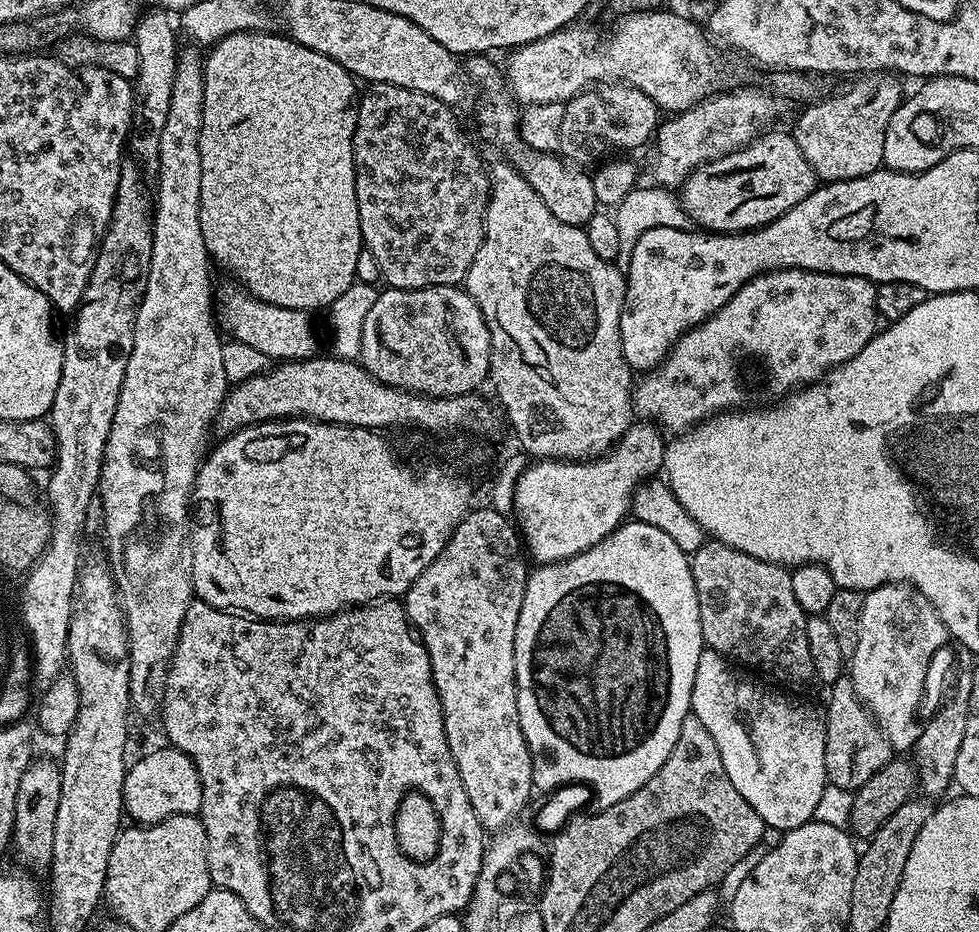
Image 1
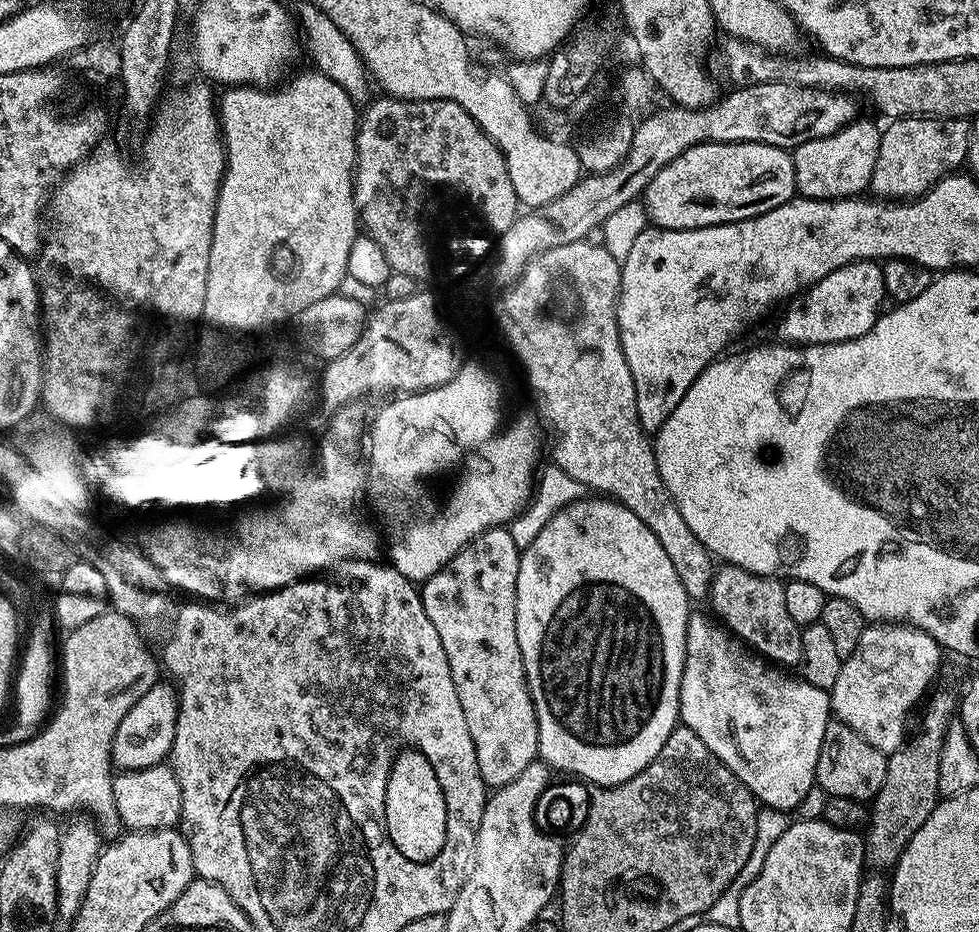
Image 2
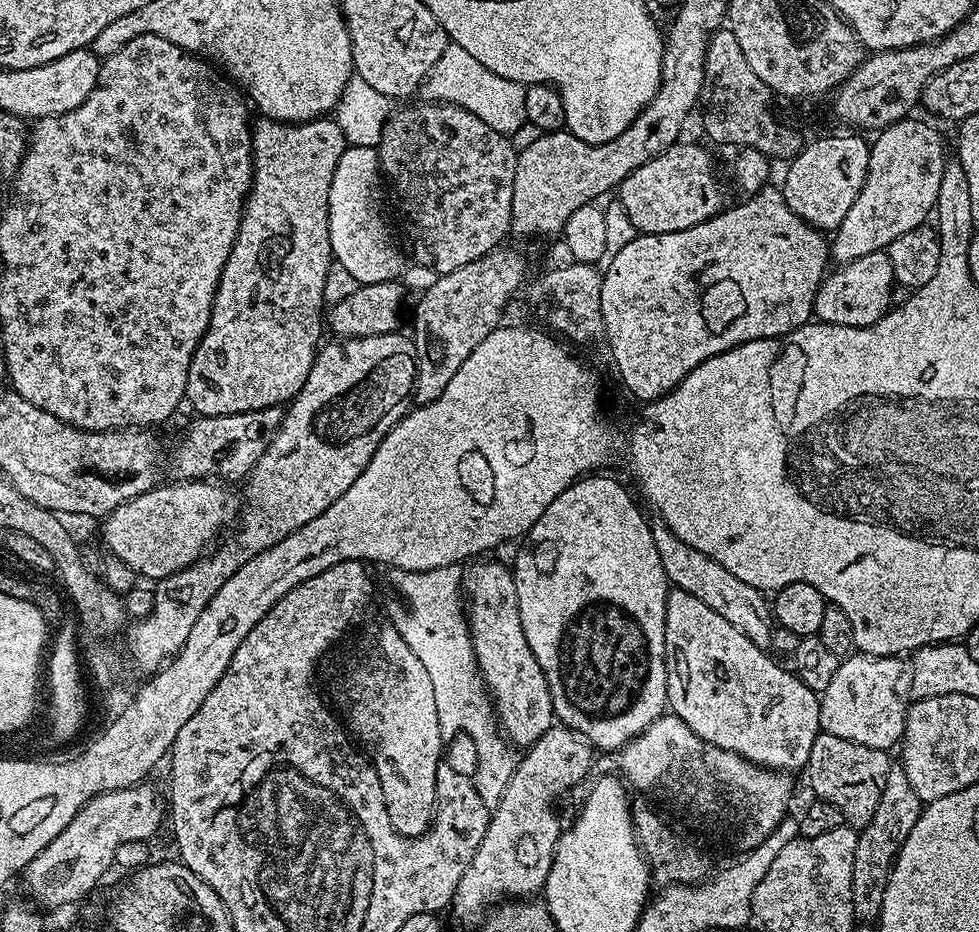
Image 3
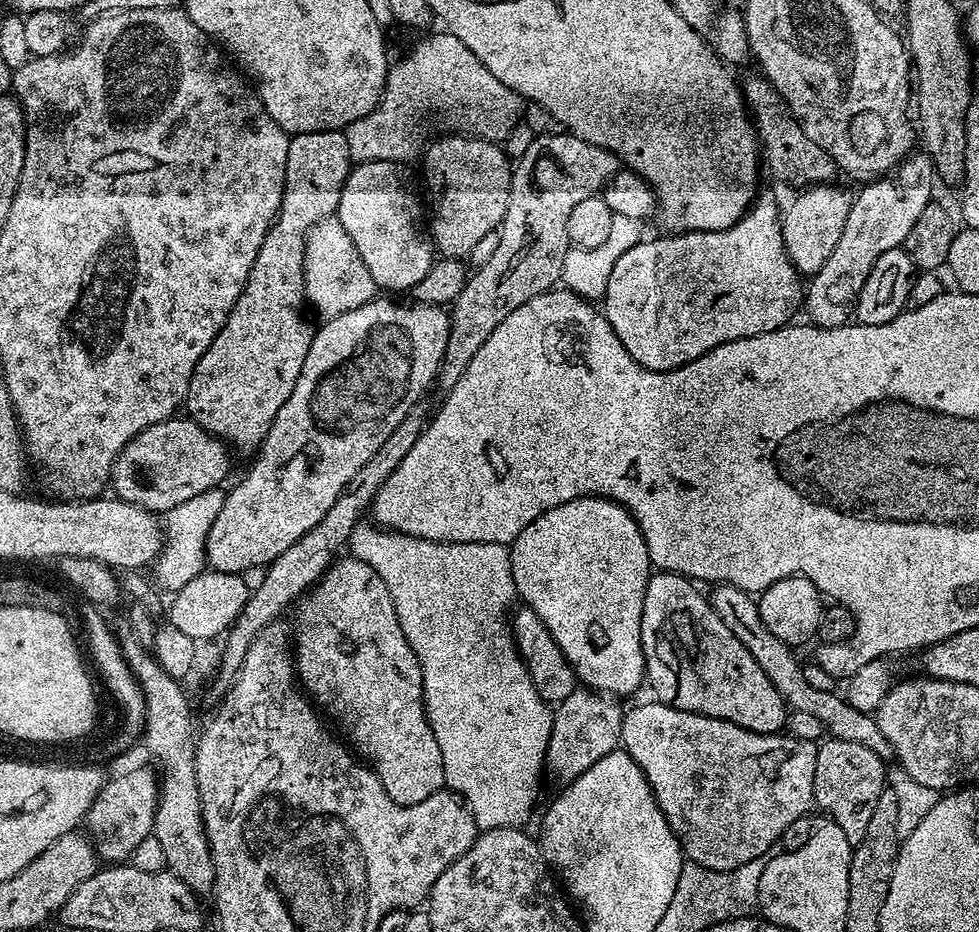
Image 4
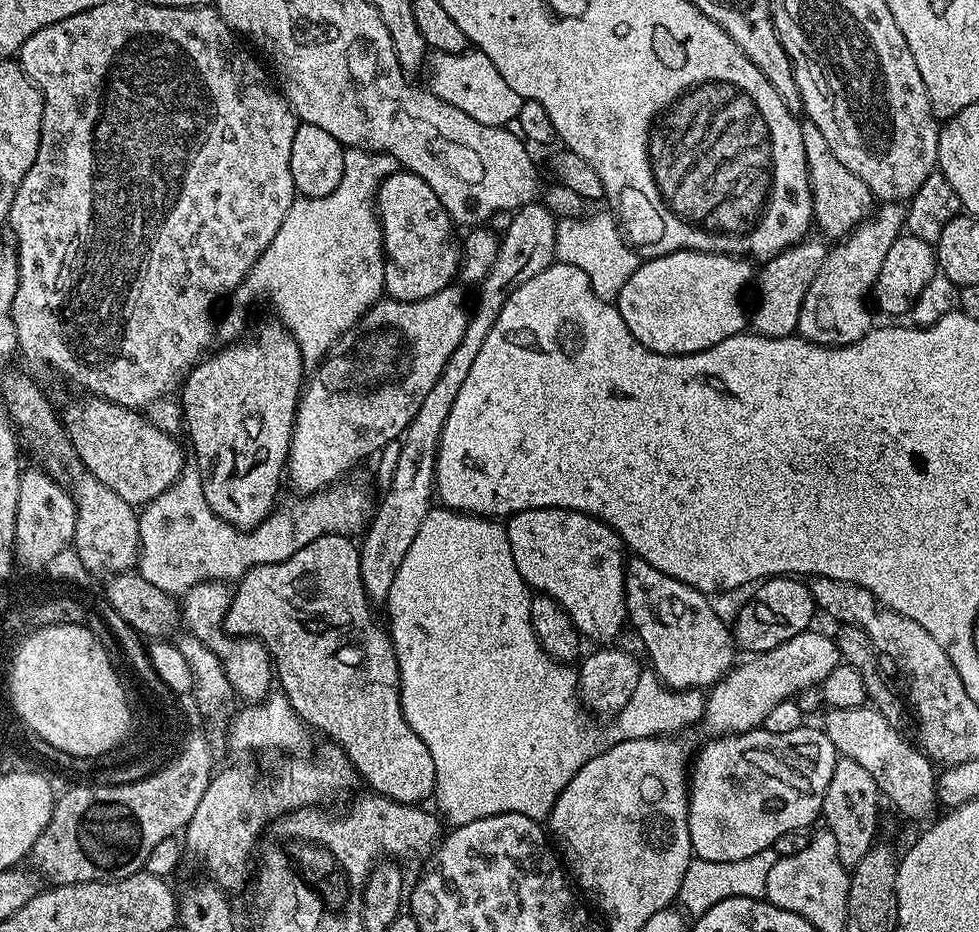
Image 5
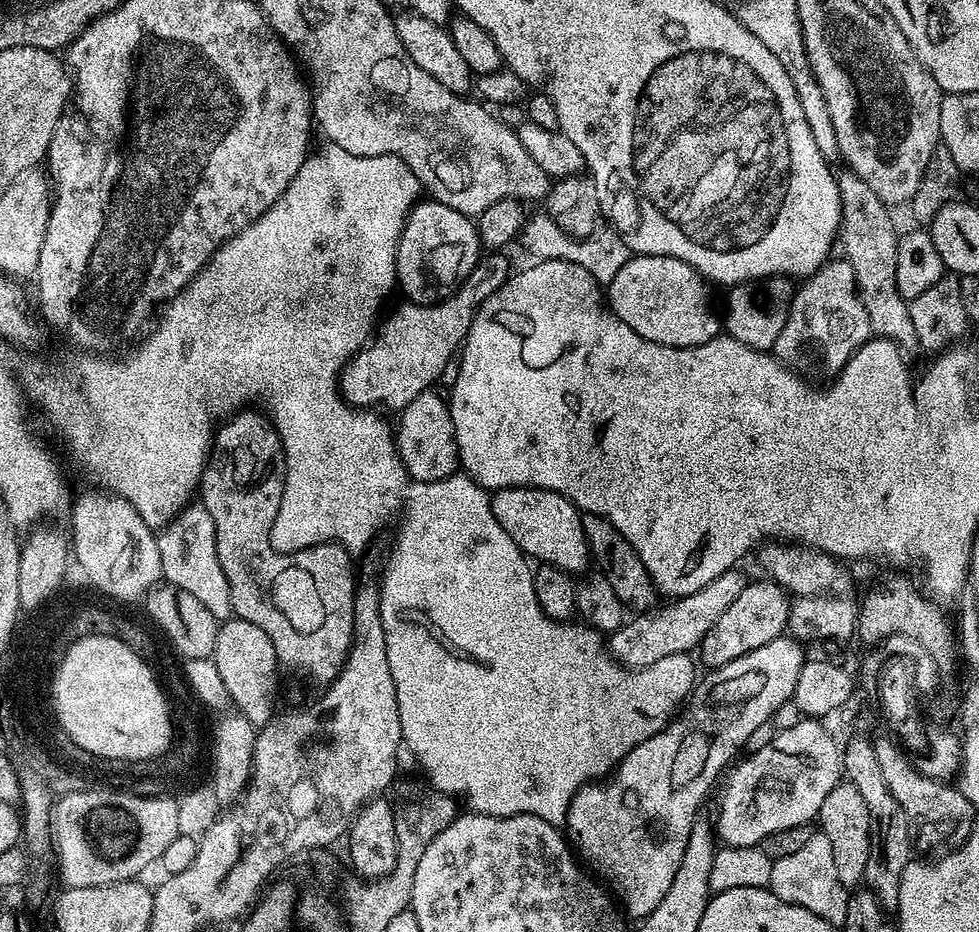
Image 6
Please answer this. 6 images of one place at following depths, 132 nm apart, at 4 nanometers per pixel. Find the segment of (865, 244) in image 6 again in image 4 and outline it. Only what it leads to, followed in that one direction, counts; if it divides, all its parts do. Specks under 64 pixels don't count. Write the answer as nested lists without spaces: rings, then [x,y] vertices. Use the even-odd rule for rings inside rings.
[[[755,74],[748,81],[743,81],[742,91],[750,115],[756,125],[758,139],[762,145],[763,159],[768,159],[768,168],[784,184],[793,184],[793,189],[803,190],[814,184],[827,184],[838,176],[836,160],[830,158],[818,142],[810,142],[802,126],[792,115],[778,90],[763,75]]]

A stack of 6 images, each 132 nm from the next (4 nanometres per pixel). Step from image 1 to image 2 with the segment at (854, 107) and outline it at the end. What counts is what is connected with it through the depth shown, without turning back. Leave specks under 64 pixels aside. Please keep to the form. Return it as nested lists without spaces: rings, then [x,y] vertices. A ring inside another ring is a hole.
[[[857,118],[846,125],[841,132],[835,132],[826,138],[814,138],[810,142],[802,142],[797,148],[791,149],[797,193],[806,200],[846,200],[850,196],[860,196],[863,188],[867,189],[872,183],[881,131],[881,125],[876,125],[874,121]]]

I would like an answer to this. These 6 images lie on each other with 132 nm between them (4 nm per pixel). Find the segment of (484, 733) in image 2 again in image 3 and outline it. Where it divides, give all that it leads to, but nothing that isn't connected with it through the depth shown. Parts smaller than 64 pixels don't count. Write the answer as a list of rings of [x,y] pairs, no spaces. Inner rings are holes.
[[[496,568],[493,572],[484,572],[477,578],[476,584],[465,579],[462,584],[465,593],[472,592],[470,604],[470,627],[472,645],[476,655],[476,665],[488,689],[499,727],[509,741],[527,746],[538,742],[546,730],[554,727],[556,711],[550,698],[550,686],[530,642],[522,630],[522,614],[518,610],[518,590],[516,577],[511,571]]]

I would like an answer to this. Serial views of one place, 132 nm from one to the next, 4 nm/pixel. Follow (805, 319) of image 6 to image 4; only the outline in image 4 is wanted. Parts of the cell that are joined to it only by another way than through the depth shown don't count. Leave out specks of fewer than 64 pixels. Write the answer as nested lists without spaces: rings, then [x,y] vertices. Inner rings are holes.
[[[916,150],[909,154],[896,171],[891,173],[890,178],[881,178],[865,183],[859,193],[855,193],[852,205],[850,206],[850,218],[846,218],[846,226],[842,229],[842,238],[838,238],[838,246],[826,261],[826,266],[818,270],[818,274],[811,277],[806,284],[806,295],[803,307],[808,308],[807,319],[815,324],[817,328],[837,328],[849,323],[853,319],[856,310],[856,298],[859,296],[862,286],[866,286],[866,278],[870,278],[870,270],[886,250],[894,250],[901,247],[904,240],[914,230],[914,222],[918,222],[922,210],[933,203],[932,183],[937,183],[936,170],[932,166],[932,159],[923,150]]]

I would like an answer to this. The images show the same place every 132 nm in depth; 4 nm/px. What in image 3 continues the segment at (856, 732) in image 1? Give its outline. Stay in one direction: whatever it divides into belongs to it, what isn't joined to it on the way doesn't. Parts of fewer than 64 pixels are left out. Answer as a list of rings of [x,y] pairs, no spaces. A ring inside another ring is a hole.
[[[821,731],[814,738],[814,746],[810,746],[810,758],[806,765],[808,784],[813,792],[811,795],[830,802],[830,806],[838,806],[847,827],[857,830],[865,828],[870,818],[874,818],[878,802],[882,802],[882,790],[886,790],[886,774],[890,774],[893,765],[888,756],[889,753],[883,748],[862,746]]]

